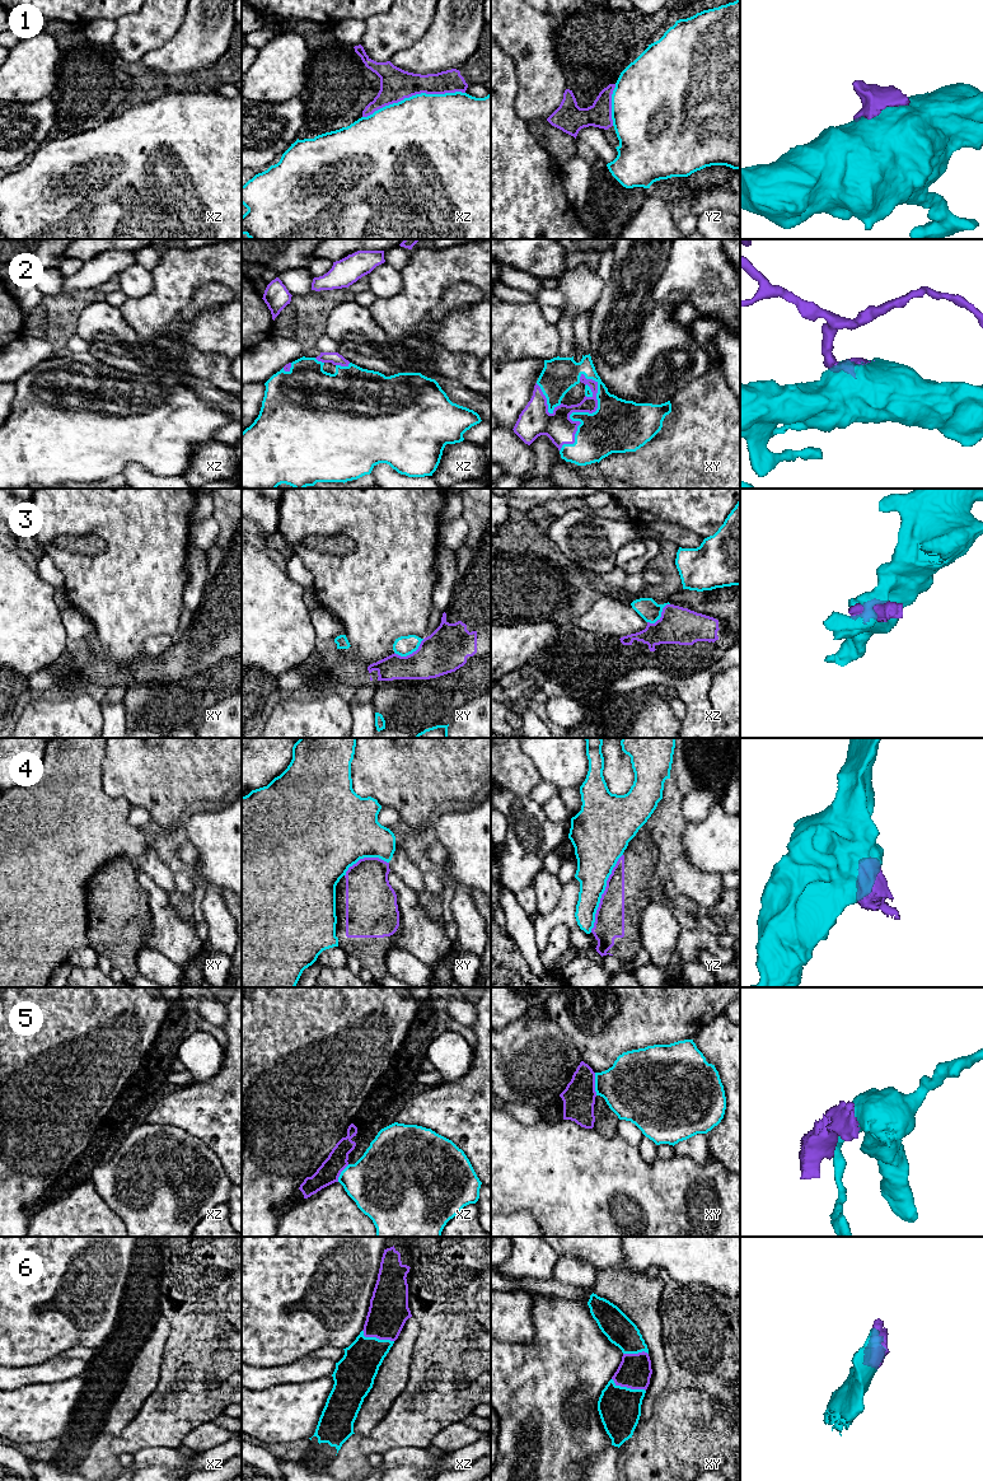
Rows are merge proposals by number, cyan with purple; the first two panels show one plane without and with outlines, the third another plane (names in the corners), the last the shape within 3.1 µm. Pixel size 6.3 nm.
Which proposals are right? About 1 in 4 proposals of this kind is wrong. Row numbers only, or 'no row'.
2, 6

